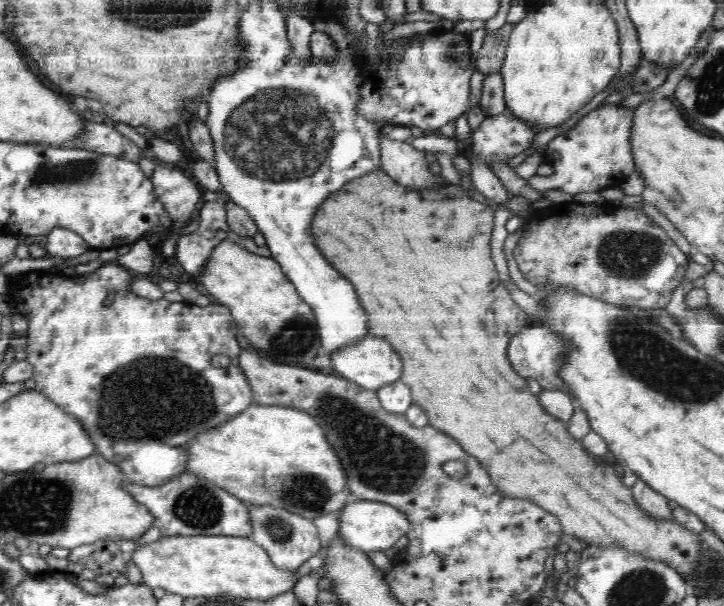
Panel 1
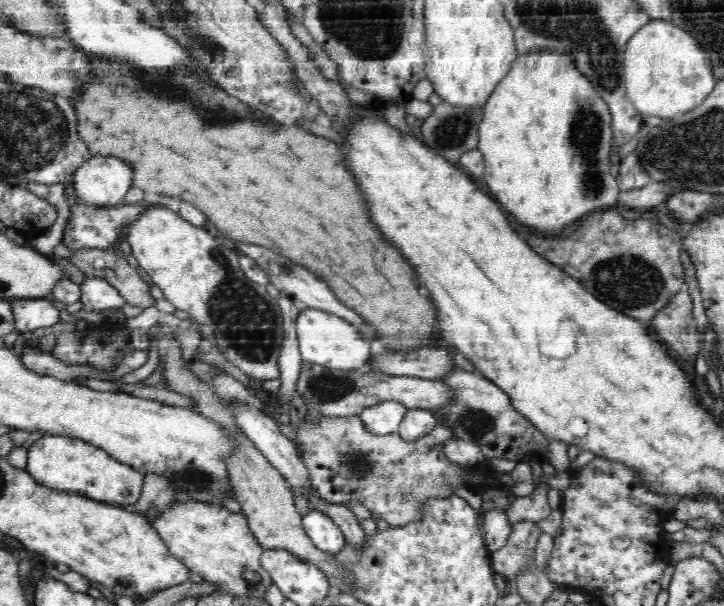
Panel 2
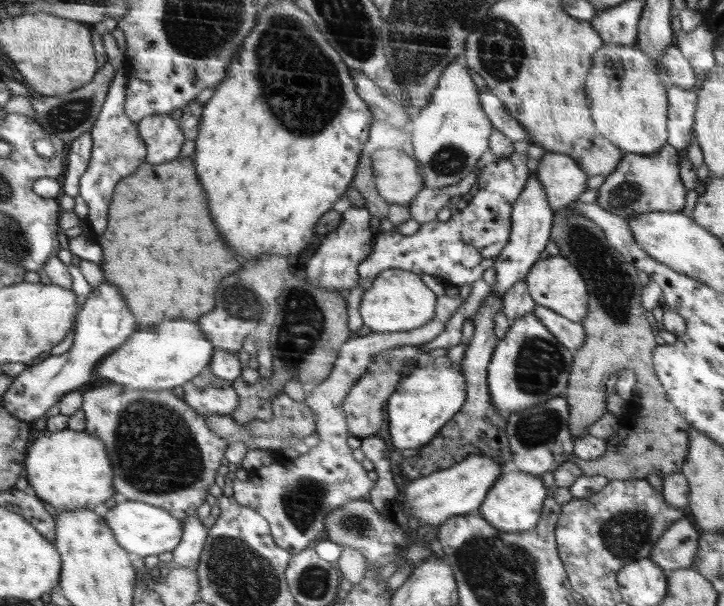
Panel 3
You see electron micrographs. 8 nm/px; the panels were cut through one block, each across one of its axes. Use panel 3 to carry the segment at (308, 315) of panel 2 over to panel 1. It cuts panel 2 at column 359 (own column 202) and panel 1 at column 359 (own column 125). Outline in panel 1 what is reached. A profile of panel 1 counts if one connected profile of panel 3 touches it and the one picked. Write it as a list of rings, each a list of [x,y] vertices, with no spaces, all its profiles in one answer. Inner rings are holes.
[[[368,335],[364,336],[355,346],[343,348],[330,355],[330,362],[329,370],[334,368],[334,372],[338,372],[339,376],[344,376],[345,379],[359,384],[361,388],[368,388],[371,391],[377,391],[386,383],[398,381],[403,370],[402,360],[394,352],[392,344],[384,338],[374,338]]]

